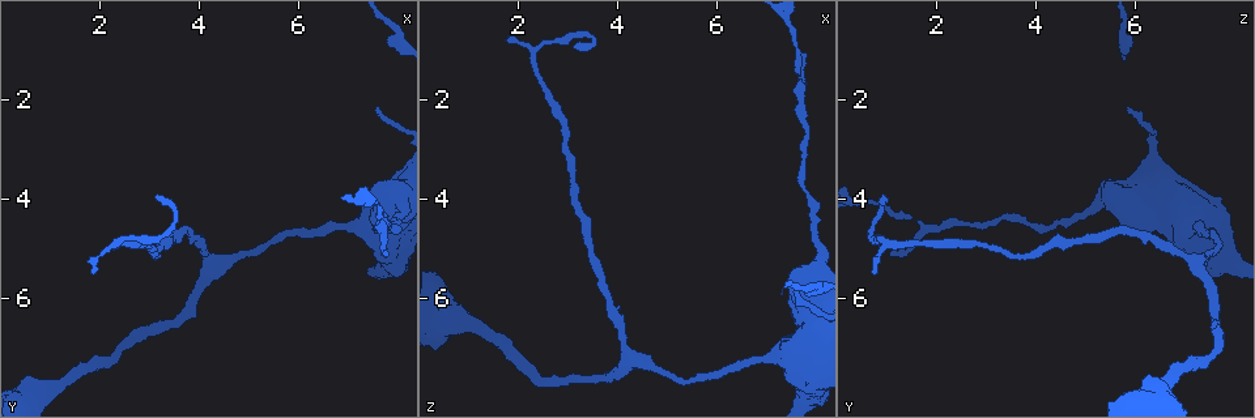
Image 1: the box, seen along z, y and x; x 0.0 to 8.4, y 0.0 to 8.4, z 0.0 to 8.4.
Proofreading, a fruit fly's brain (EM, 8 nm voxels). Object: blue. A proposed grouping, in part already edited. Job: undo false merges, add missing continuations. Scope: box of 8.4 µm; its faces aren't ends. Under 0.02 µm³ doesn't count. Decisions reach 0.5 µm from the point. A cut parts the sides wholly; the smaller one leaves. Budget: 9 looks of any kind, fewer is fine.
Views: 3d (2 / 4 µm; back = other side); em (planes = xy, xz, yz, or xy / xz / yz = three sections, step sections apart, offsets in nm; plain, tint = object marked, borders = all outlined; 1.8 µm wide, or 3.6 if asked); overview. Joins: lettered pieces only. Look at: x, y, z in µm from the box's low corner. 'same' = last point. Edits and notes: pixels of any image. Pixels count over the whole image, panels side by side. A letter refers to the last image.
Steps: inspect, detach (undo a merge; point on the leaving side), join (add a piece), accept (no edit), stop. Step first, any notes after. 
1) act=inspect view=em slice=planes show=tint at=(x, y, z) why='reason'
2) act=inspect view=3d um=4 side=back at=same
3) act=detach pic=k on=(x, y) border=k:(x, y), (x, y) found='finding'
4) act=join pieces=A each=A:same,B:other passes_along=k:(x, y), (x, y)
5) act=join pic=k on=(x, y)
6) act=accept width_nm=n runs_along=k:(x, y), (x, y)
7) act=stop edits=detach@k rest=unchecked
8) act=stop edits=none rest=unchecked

act=inspect view=em slice=planes show=tint at=(2.45, 4.75, 0.85)

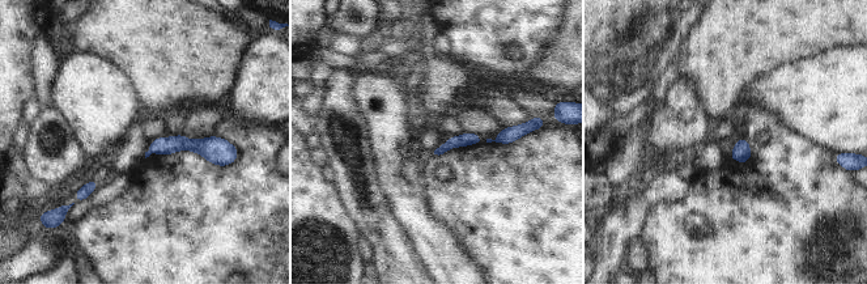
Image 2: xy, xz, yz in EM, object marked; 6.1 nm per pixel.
act=inspect view=em slice=planes show=borders at=same

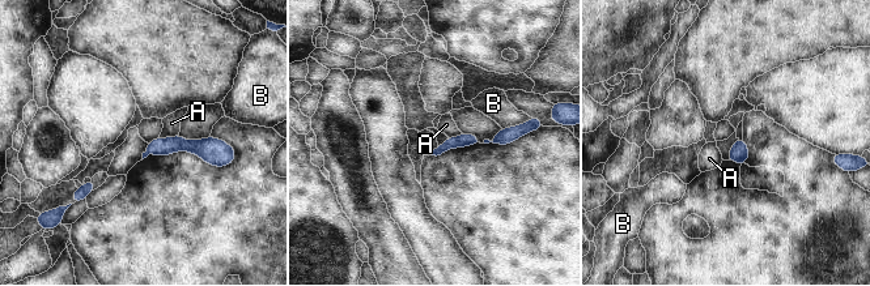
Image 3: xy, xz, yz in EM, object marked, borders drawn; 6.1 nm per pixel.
act=accept longest_contact=B:140nm each=A:other,B:other found='continuous, no second cell'

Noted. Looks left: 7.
act=inspect view=em um=3.6 slice=yz step=8 show=plain at=(7.30, 4.55, 7.05) why='sharp bend'

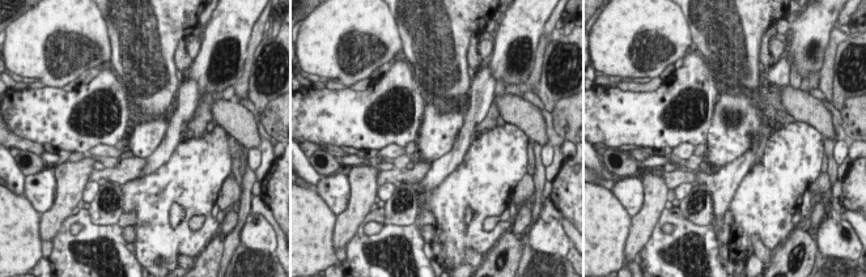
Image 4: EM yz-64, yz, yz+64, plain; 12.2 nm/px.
act=inspect view=em um=3.6 slice=yz step=8 show=borders at=same why='what lies round it'

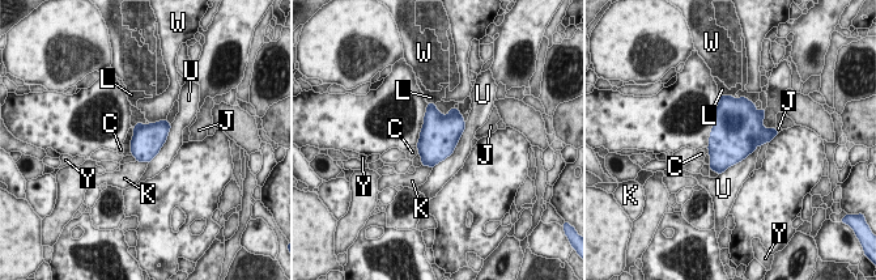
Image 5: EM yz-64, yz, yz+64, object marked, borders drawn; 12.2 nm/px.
act=accept each=C:other,J:other,K:other,L:other,U:other,W:other,Y:other border=5:(165, 119), (149, 123) found='all the same cell'

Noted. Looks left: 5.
act=inspect view=em slice=planes show=borders at=(7.60, 2.25, 5.80) why='an open end'

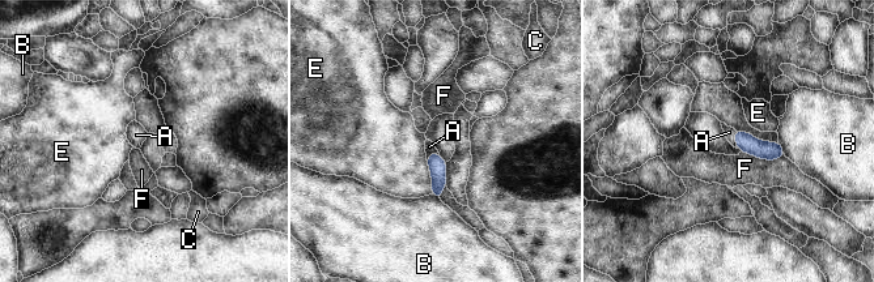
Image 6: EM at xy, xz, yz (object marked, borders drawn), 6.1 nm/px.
act=join pieces=A longest_contact=F:280nm each=A:same,B:other,C:other,E:other,F:other passes_along=6:(746, 142), (734, 140), (729, 132) found='it goes on there'

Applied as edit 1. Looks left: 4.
act=inspect view=em slice=planes show=borders at=(7.70, 5.05, 1.05) why='thin end'

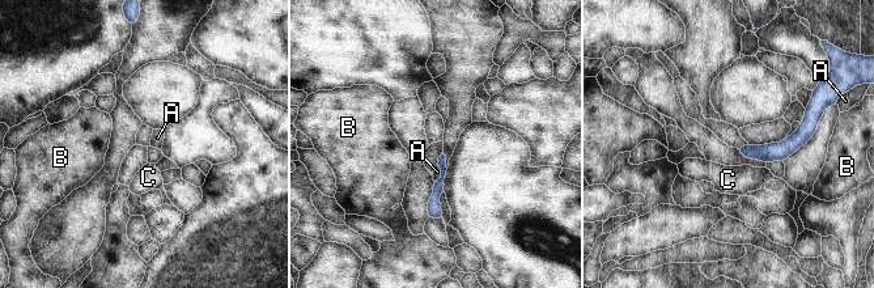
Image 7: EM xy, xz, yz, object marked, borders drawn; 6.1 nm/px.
act=accept each=A:other,B:other,C:other border=7:(783, 139), (763, 145), (749, 144) found='no lettered piece goes on from it'

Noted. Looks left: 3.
act=stop edits=join@6 rest=unchecked

